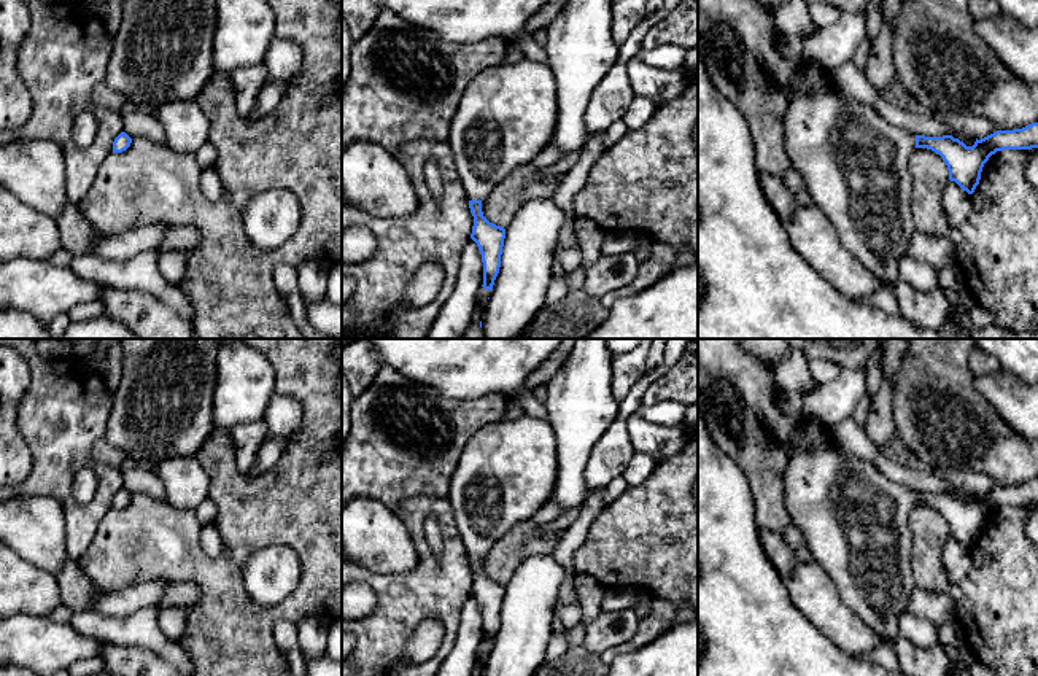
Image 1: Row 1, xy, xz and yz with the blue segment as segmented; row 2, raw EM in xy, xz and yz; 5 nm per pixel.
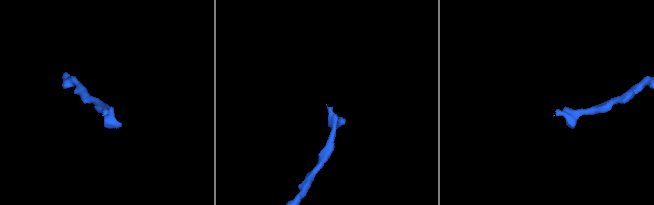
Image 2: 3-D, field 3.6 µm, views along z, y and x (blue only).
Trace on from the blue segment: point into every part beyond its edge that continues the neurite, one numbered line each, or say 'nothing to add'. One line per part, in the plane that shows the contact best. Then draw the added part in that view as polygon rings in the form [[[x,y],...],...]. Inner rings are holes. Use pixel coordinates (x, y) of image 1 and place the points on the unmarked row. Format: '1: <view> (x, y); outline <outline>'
1: xz (507, 470); outline [[[523,415],[478,429],[464,445],[448,487],[456,528],[469,557],[483,557],[505,533],[548,501],[556,482],[556,434],[544,418]]]

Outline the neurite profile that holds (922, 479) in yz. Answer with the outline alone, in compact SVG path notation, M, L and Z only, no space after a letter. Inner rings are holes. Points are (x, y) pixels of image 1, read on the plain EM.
M879 456L874 461L876 468L892 482L906 485L916 491L925 491L925 493L943 493L943 491L952 491L954 495L959 495L966 503L973 503L976 495L955 488L944 479L938 477L931 469L928 468L917 468L912 469L909 466L901 466L895 461L887 460L885 456Z

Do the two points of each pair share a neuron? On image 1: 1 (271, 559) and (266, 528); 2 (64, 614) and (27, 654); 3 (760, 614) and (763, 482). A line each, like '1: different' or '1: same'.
1: different
2: different
3: different

